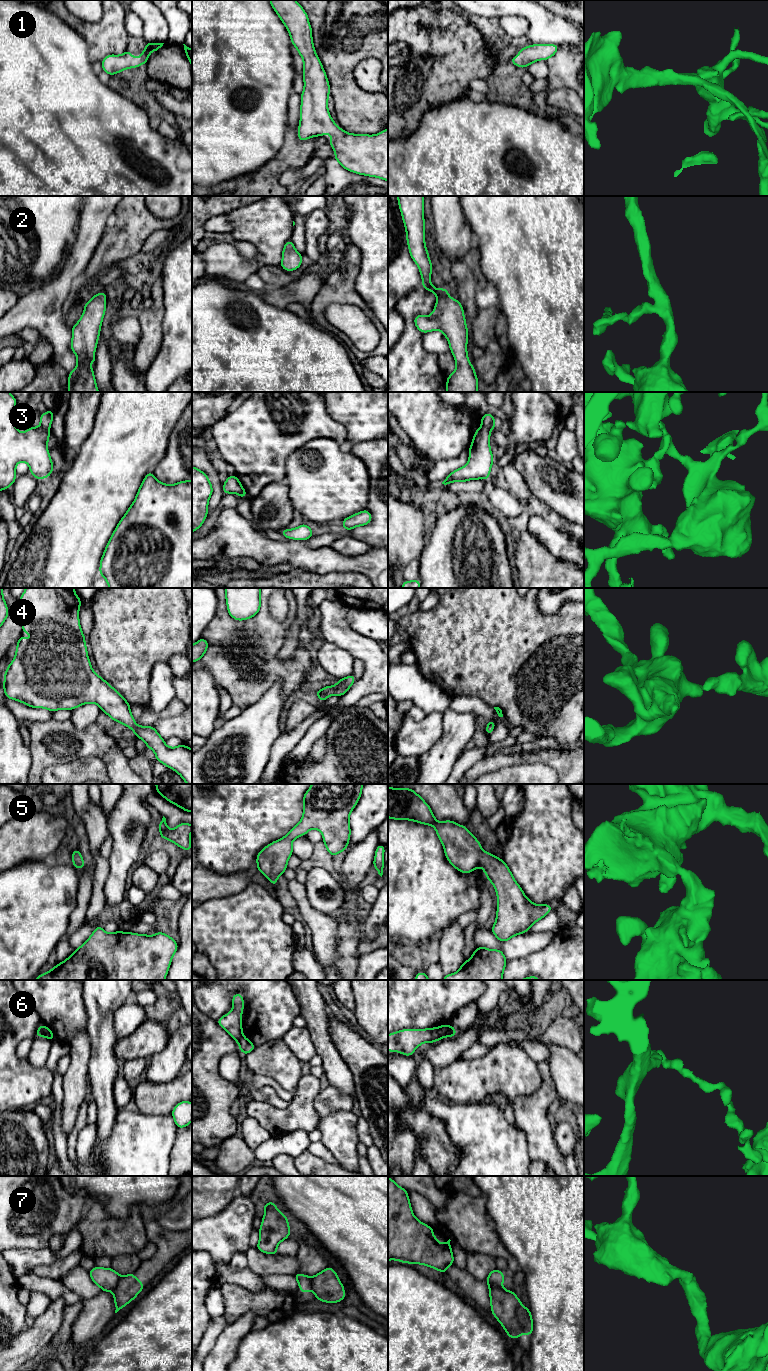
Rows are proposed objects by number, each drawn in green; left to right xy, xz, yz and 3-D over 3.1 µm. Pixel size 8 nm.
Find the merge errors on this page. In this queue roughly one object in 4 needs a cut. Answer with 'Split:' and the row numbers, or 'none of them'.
Split: 3, 6, 7

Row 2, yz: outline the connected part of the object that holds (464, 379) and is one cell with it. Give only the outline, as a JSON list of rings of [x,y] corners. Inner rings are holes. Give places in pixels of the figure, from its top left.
[[[397,196],[406,229],[410,256],[417,264],[422,287],[437,296],[431,316],[416,315],[414,324],[422,333],[441,331],[455,358],[455,371],[447,376],[446,392],[478,392],[478,378],[467,354],[468,329],[461,303],[452,299],[445,288],[437,289],[430,281],[432,263],[425,245],[424,196]]]

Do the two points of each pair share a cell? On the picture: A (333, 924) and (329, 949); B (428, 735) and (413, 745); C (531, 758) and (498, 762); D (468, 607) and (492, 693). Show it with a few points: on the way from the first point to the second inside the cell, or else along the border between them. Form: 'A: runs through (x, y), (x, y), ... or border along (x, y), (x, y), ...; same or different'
A: runs through (329, 930), (329, 943); same
B: runs through (424, 735), (417, 741); same
C: runs through (523, 758), (506, 760); same
D: runs through (481, 628), (482, 636), (492, 646), (492, 672); same

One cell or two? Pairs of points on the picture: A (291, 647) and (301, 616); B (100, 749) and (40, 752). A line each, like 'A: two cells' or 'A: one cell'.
A: one cell
B: one cell

